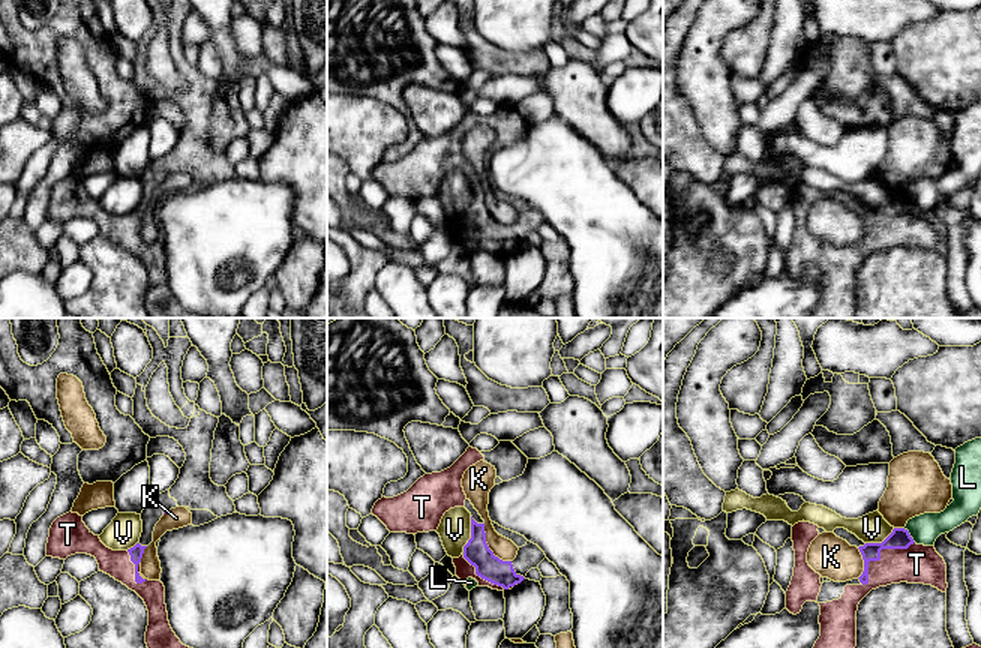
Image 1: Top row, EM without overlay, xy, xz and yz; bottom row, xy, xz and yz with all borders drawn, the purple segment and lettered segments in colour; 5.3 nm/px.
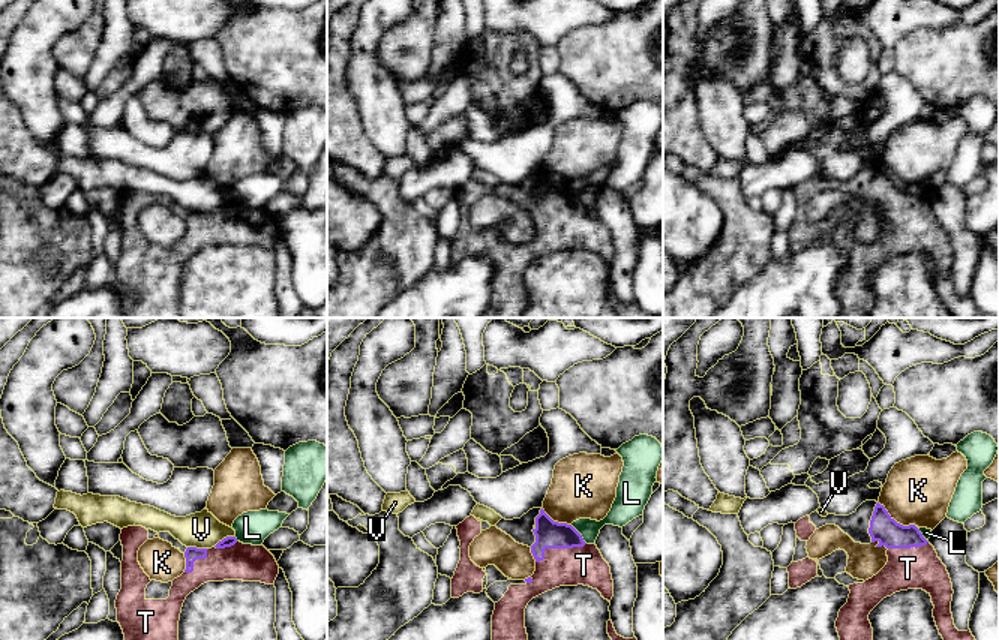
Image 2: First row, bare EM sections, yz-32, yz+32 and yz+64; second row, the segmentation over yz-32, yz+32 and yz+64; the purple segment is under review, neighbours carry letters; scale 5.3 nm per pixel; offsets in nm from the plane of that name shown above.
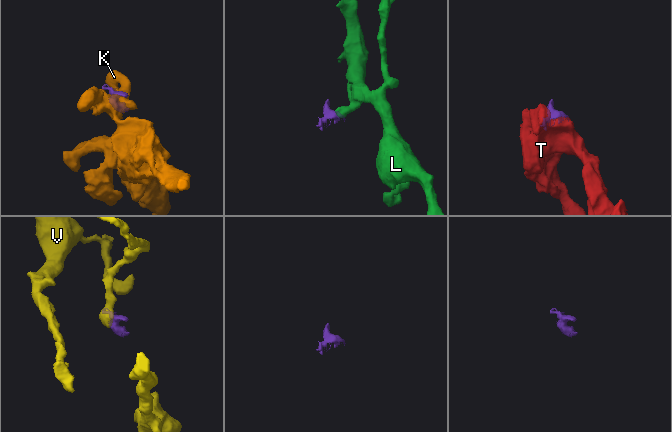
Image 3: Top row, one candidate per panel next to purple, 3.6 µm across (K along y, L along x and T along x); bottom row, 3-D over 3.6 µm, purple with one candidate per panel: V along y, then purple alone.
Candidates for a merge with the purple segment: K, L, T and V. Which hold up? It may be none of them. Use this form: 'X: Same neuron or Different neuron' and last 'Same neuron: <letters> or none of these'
K: Different neuron
L: Different neuron
T: Same neuron
V: Different neuron
Same neuron: T

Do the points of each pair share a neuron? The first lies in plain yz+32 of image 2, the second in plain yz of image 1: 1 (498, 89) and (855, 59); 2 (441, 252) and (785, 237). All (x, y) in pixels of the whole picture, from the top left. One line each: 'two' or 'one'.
1: one
2: two

